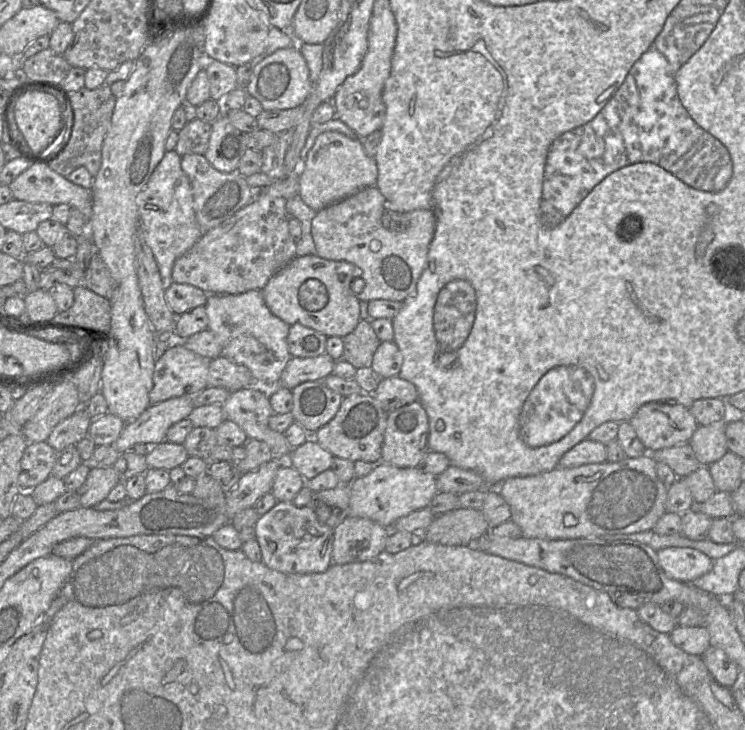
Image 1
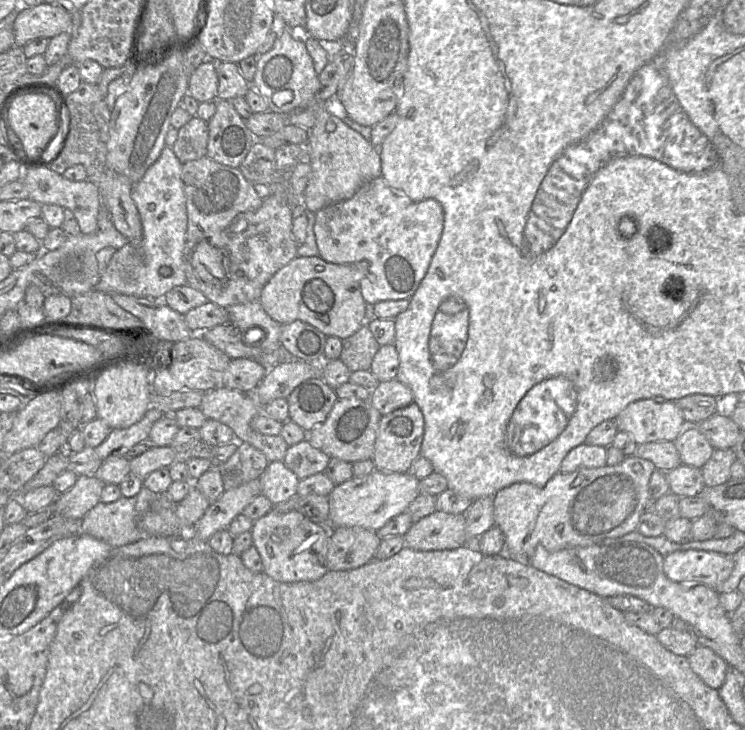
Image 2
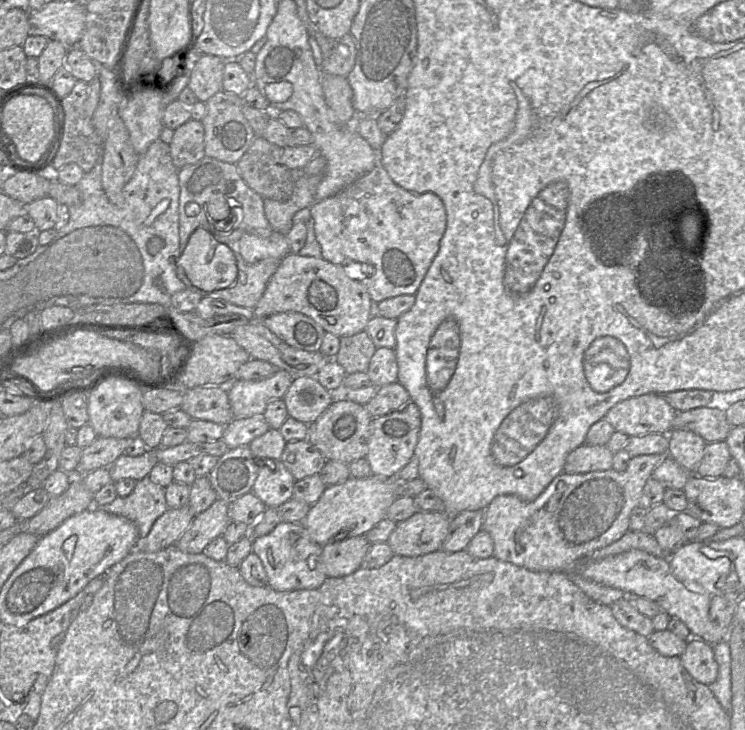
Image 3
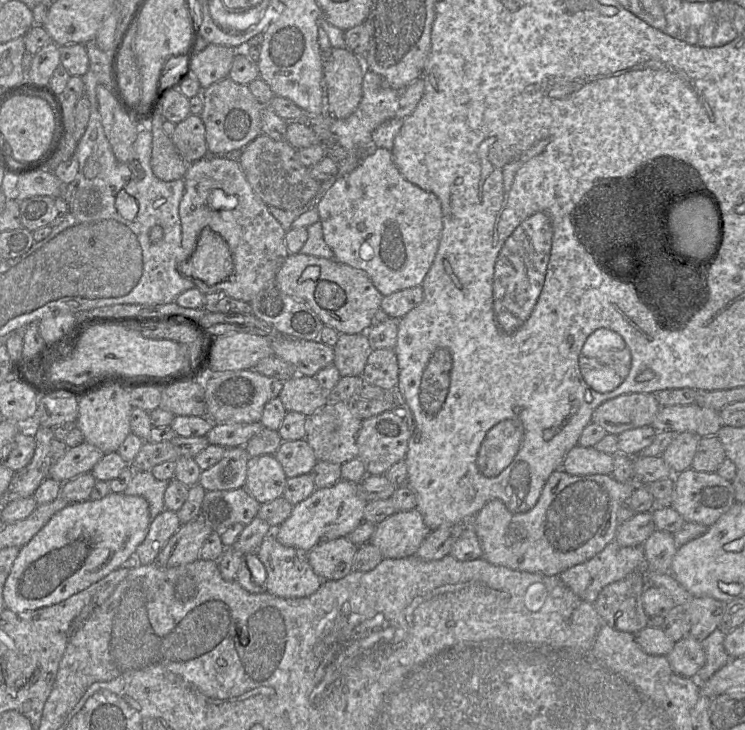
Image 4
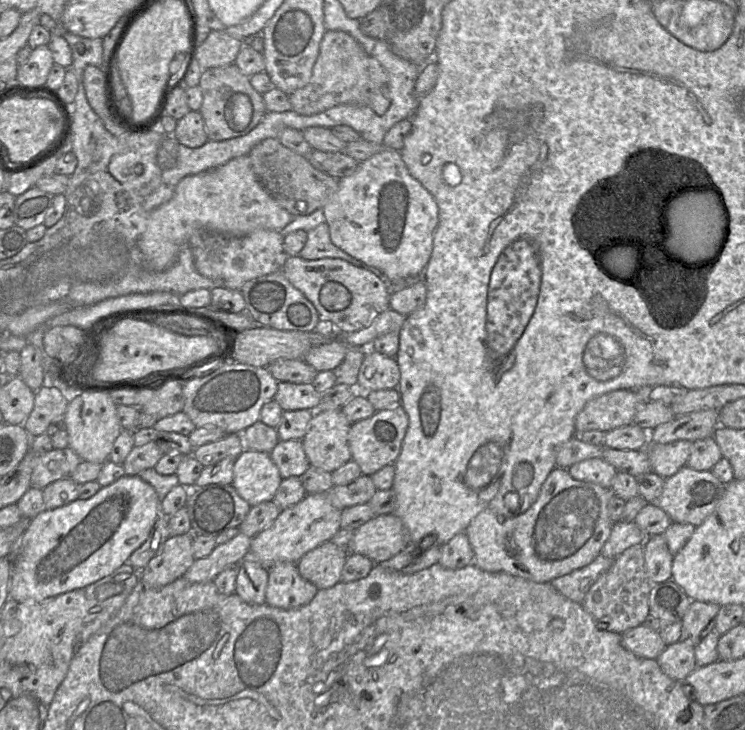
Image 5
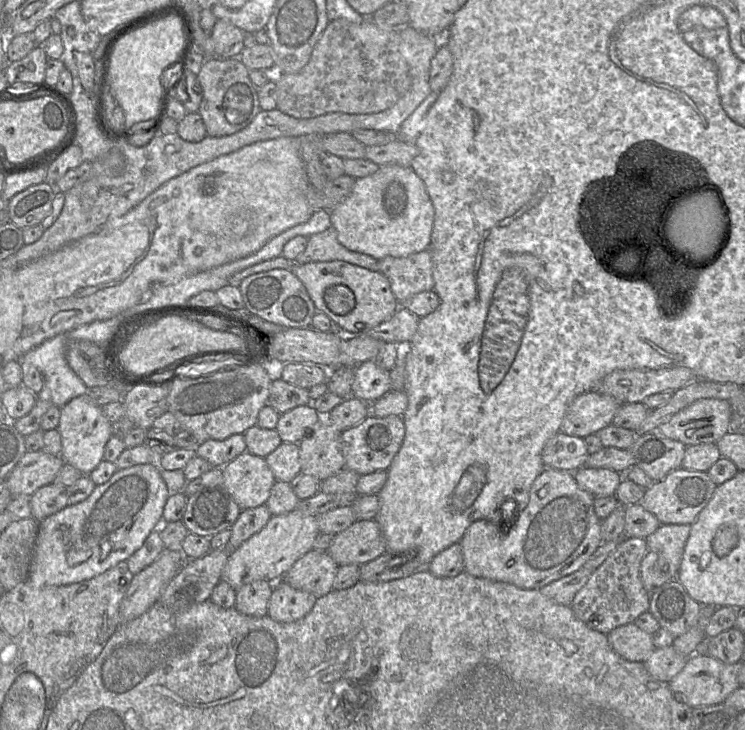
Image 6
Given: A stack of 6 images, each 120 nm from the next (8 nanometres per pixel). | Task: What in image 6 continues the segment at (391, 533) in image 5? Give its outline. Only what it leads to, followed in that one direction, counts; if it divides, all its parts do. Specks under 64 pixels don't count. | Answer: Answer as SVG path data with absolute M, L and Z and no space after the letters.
M357 520L336 534L327 552L338 566L363 565L387 552L379 524Z

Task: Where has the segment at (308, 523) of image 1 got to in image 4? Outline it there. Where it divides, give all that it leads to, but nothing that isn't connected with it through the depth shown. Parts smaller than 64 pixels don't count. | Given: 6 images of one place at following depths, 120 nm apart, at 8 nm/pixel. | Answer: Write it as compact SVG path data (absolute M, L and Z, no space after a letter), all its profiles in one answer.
M274 528L265 536L256 554L267 572L265 583L266 592L274 596L283 598L310 596L320 588L323 582L310 566L308 552L279 543L274 535Z

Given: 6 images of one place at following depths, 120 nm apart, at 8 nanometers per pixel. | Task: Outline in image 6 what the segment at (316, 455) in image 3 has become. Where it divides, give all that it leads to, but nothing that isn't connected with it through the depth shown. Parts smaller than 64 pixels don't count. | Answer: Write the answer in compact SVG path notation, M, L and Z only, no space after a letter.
M282 442L266 458L276 481L290 483L300 472L299 445Z

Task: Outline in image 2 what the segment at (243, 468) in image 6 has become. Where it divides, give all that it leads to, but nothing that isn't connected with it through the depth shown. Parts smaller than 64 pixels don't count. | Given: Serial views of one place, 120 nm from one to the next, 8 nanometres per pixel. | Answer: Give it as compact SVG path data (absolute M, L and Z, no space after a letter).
M283 461L269 462L259 480L261 494L267 497L273 505L285 502L297 494L299 479Z

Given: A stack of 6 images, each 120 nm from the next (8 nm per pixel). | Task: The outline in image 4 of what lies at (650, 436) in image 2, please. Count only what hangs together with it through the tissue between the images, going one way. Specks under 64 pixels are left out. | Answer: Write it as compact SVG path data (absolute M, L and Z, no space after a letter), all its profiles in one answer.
M652 393L619 395L600 404L592 413L591 422L601 426L607 434L620 433L644 426L651 426L660 405Z

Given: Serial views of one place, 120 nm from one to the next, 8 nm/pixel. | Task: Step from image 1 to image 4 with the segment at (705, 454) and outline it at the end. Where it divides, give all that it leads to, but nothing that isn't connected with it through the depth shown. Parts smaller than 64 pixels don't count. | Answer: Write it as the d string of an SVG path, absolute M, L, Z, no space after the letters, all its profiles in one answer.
M691 432L678 433L662 453L661 457L673 474L678 474L691 467L699 438Z

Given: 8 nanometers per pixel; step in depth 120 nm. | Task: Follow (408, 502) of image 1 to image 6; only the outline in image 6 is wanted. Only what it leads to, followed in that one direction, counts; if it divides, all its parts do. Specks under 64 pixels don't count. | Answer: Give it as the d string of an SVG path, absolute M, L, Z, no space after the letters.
M297 510L272 516L258 533L230 551L221 580L227 582L236 591L256 580L265 580L274 584L282 580L298 559L313 549L314 541L320 533L316 516L302 514Z

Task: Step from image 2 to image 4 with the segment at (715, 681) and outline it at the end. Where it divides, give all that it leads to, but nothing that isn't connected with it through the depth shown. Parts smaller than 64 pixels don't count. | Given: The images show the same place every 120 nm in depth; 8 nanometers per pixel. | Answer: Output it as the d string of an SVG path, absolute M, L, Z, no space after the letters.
M690 635L675 642L673 649L666 657L675 673L691 679L695 679L706 662L701 643Z

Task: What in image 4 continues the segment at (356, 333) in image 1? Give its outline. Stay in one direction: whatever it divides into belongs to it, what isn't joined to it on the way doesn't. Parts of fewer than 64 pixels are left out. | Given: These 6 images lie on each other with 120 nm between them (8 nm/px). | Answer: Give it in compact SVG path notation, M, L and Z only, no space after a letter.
M366 333L339 334L333 364L340 376L361 376L373 349Z

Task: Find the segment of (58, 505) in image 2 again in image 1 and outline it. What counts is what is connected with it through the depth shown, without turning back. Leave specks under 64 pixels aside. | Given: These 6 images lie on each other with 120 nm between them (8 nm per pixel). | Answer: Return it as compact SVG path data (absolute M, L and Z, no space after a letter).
M113 466L90 469L86 481L78 490L80 507L96 506L106 499L110 491L121 481Z

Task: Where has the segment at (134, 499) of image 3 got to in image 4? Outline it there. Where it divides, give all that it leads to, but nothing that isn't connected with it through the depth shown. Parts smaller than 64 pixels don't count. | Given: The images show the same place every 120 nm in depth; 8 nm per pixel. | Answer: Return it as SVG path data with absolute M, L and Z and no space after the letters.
M151 471L134 472L127 489L123 493L146 499L152 521L165 510L164 493L168 485L169 481L157 480Z

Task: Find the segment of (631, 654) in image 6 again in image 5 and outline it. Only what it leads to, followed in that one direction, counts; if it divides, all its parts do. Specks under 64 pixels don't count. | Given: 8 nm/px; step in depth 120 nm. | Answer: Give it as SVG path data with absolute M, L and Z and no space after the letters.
M642 624L624 631L621 635L622 646L641 658L656 659L666 648L659 632Z

